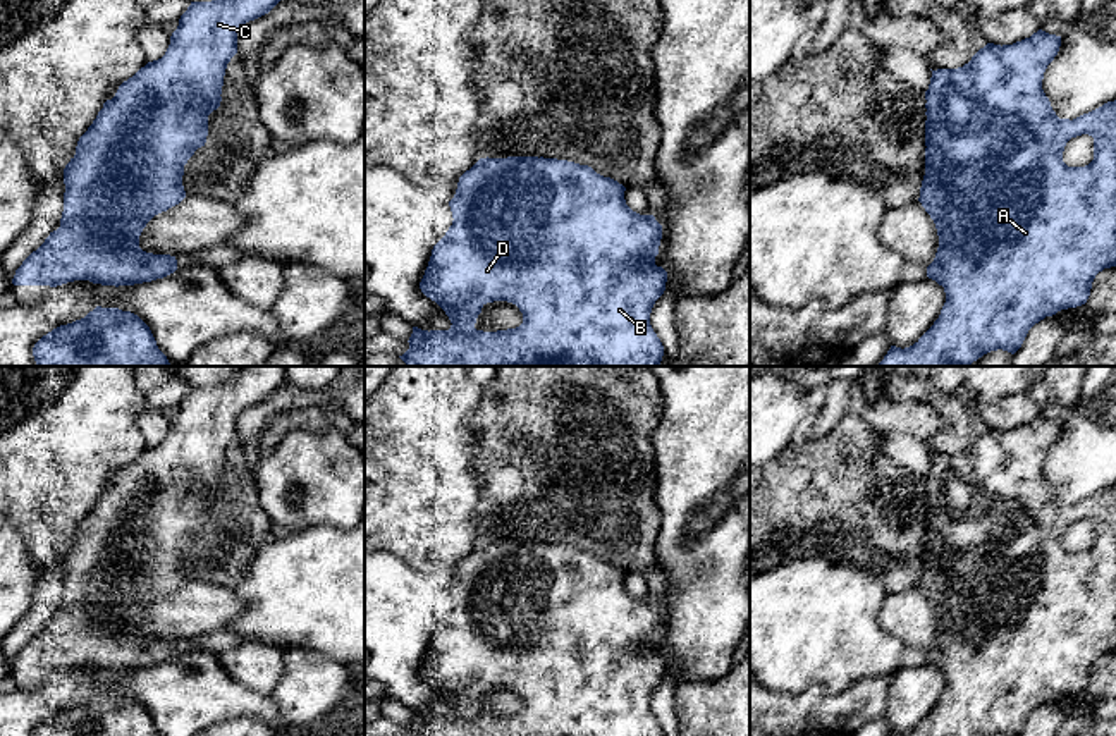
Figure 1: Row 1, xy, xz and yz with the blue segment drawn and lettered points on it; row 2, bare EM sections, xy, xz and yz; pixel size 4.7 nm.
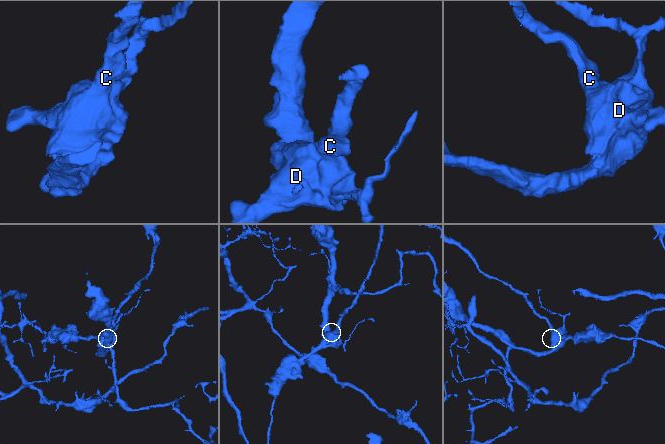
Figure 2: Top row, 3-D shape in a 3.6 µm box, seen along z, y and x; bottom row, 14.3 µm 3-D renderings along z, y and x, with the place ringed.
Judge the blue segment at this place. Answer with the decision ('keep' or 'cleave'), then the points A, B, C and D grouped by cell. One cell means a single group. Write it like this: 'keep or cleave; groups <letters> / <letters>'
keep; groups A B C D

